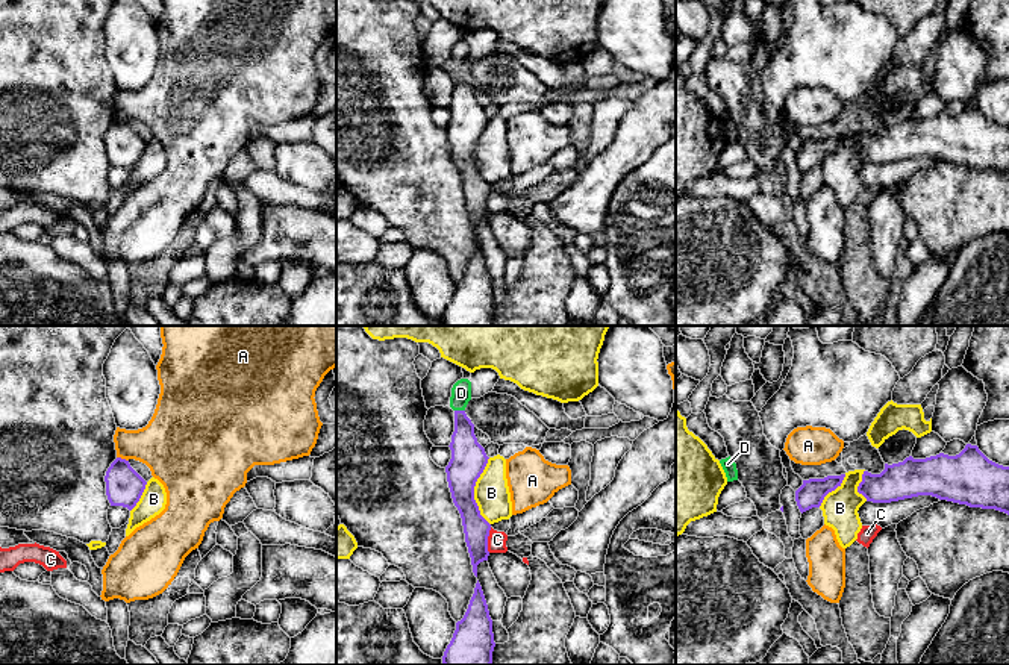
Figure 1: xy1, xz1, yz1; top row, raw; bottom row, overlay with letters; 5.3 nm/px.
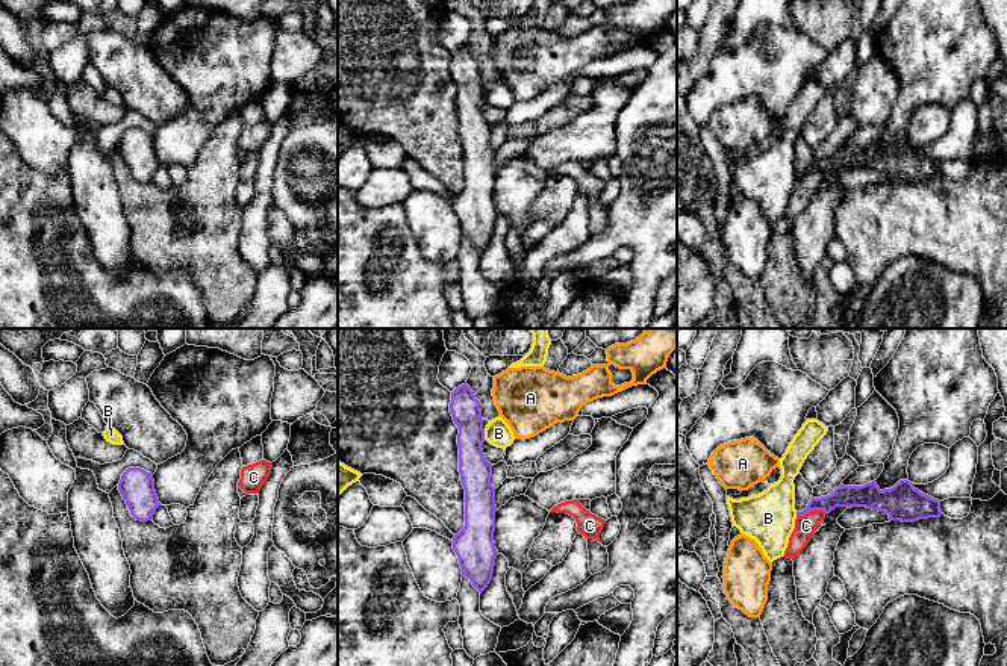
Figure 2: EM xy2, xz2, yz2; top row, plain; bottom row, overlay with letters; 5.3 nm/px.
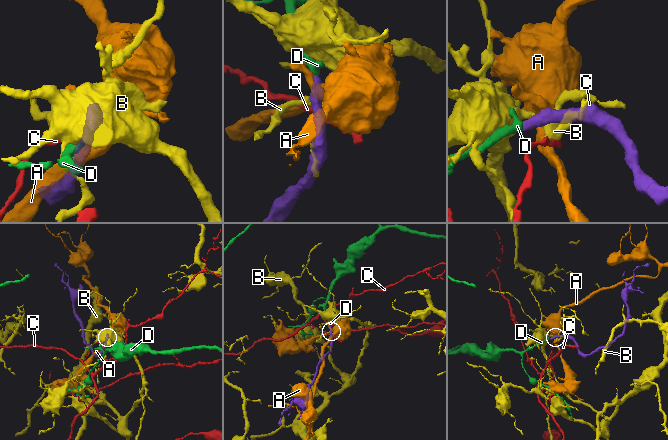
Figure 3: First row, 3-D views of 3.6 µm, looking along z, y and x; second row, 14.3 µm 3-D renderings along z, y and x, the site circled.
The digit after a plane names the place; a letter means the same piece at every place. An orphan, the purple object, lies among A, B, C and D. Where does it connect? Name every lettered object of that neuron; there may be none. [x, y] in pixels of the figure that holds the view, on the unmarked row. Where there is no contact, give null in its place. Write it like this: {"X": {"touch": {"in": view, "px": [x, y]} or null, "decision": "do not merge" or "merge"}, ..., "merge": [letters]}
{"A": {"touch": {"in": "xy1", "px": [123, 120]}, "decision": "do not merge"}, "B": {"touch": {"in": "xz1", "px": [473, 152]}, "decision": "do not merge"}, "C": {"touch": {"in": "yz2", "px": [810, 171]}, "decision": "do not merge"}, "D": {"touch": {"in": "xz1", "px": [459, 71]}, "decision": "merge"}, "merge": ["D"]}

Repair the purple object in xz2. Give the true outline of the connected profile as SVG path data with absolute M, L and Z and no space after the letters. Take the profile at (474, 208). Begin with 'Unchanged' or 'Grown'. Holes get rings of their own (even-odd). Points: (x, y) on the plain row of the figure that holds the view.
Unchanged. M465 44L451 53L450 74L459 89L459 133L465 150L465 188L454 195L453 210L459 219L462 236L482 254L492 241L498 212L494 203L495 192L495 148L491 145L492 126L483 115L485 91L480 62Z

